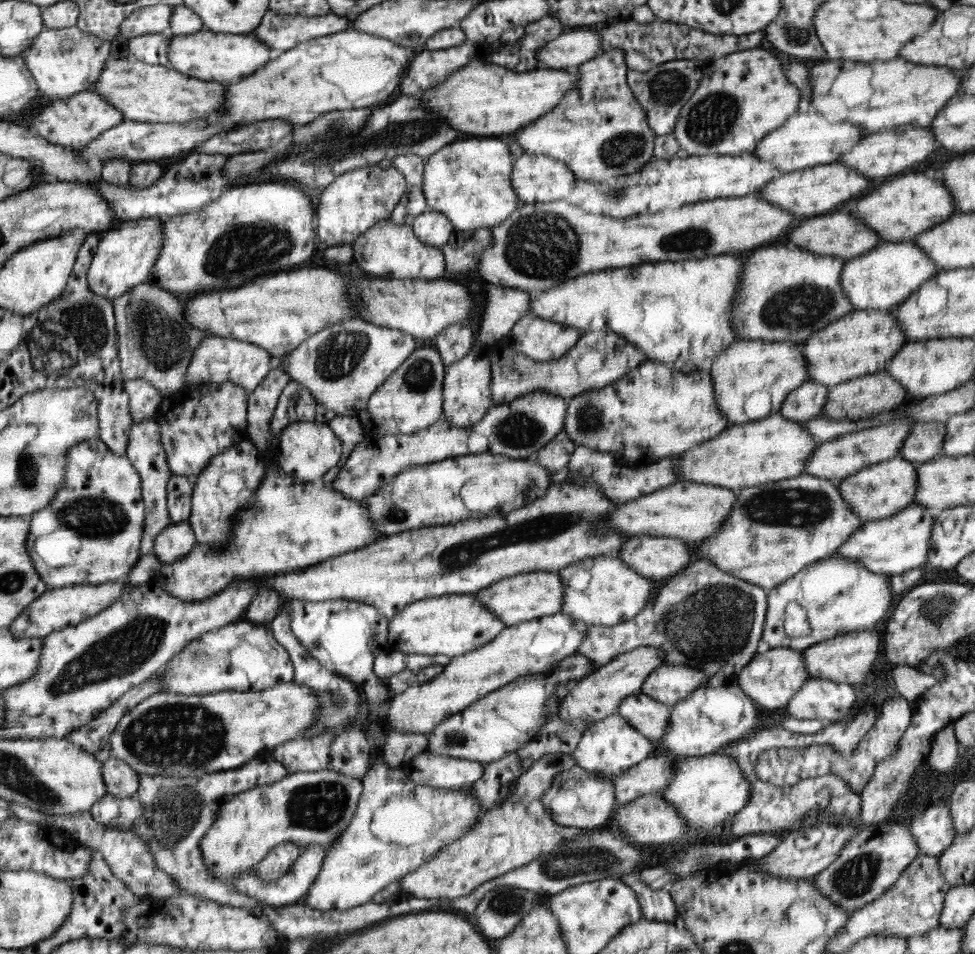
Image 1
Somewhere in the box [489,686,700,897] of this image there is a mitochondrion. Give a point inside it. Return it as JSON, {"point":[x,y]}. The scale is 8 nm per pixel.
{"point":[571,865]}

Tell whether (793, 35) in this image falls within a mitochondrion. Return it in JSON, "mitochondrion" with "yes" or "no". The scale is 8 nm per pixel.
{"mitochondrion":"yes"}

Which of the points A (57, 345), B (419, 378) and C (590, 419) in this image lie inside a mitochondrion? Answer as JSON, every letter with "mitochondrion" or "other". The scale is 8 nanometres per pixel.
{"A":"mitochondrion","B":"mitochondrion","C":"mitochondrion"}

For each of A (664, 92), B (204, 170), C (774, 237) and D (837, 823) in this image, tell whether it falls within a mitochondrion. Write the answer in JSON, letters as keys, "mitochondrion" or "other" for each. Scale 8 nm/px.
{"A":"mitochondrion","B":"mitochondrion","C":"other","D":"other"}

